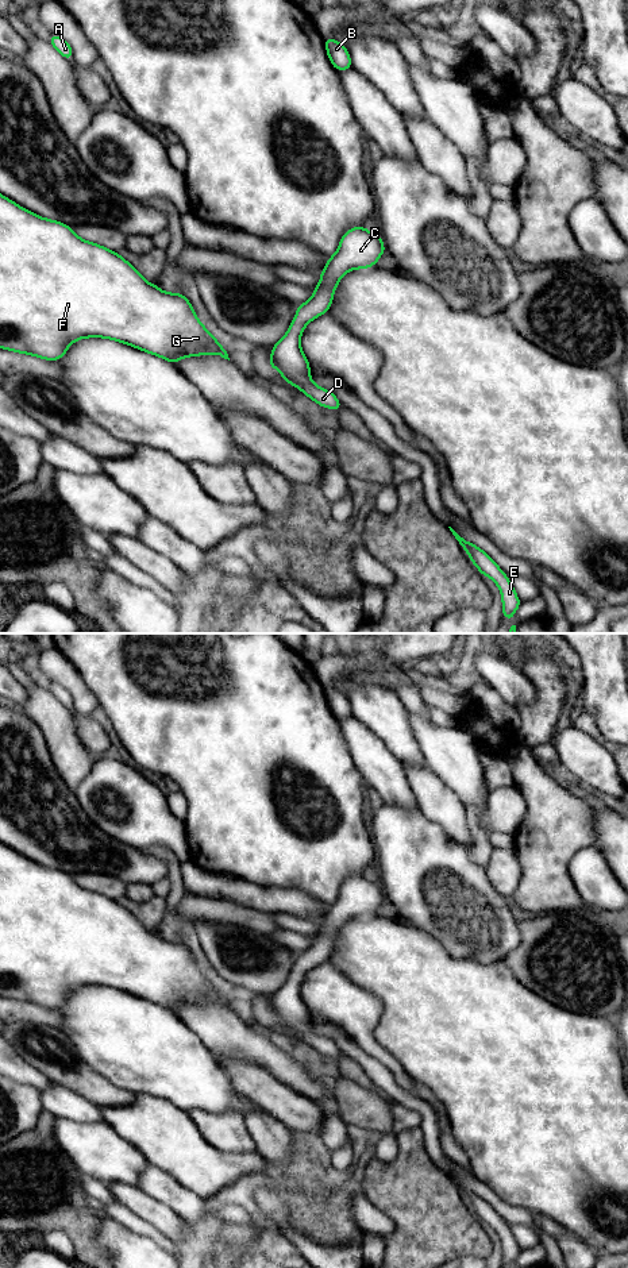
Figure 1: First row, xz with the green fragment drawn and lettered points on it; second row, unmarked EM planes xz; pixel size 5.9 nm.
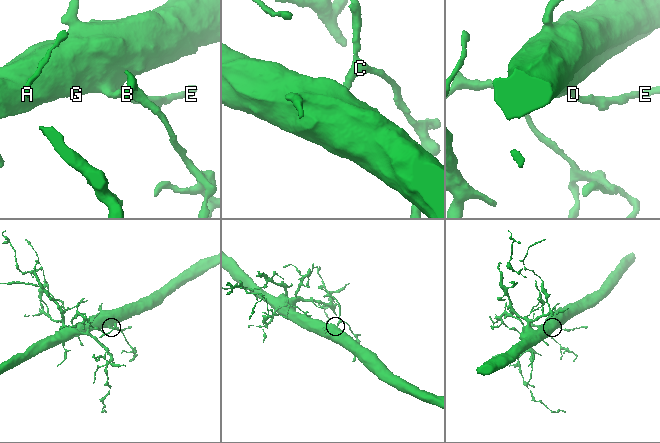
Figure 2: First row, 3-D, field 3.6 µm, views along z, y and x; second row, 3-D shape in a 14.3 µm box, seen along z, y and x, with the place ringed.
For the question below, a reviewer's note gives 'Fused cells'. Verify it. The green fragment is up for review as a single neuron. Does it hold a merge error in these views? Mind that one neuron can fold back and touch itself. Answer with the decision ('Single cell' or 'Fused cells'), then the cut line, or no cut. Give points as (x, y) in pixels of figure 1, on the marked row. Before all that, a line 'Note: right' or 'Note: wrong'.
Note: wrong
Single cell. No split

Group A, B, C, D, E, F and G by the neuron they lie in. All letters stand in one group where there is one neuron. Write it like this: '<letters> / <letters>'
A B C D E F G

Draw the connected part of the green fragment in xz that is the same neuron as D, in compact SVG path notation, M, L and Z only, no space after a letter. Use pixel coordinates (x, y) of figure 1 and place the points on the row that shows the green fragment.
M366 227L347 230L336 253L328 258L320 273L320 284L313 289L312 298L297 307L288 332L271 348L269 367L277 369L288 384L298 388L323 408L339 412L343 405L331 390L319 388L311 379L311 365L301 350L300 338L311 320L328 312L340 278L350 270L375 266L385 251L381 236L371 234Z

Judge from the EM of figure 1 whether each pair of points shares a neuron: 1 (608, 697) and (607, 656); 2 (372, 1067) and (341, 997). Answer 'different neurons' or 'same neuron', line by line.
1: same neuron
2: different neurons

